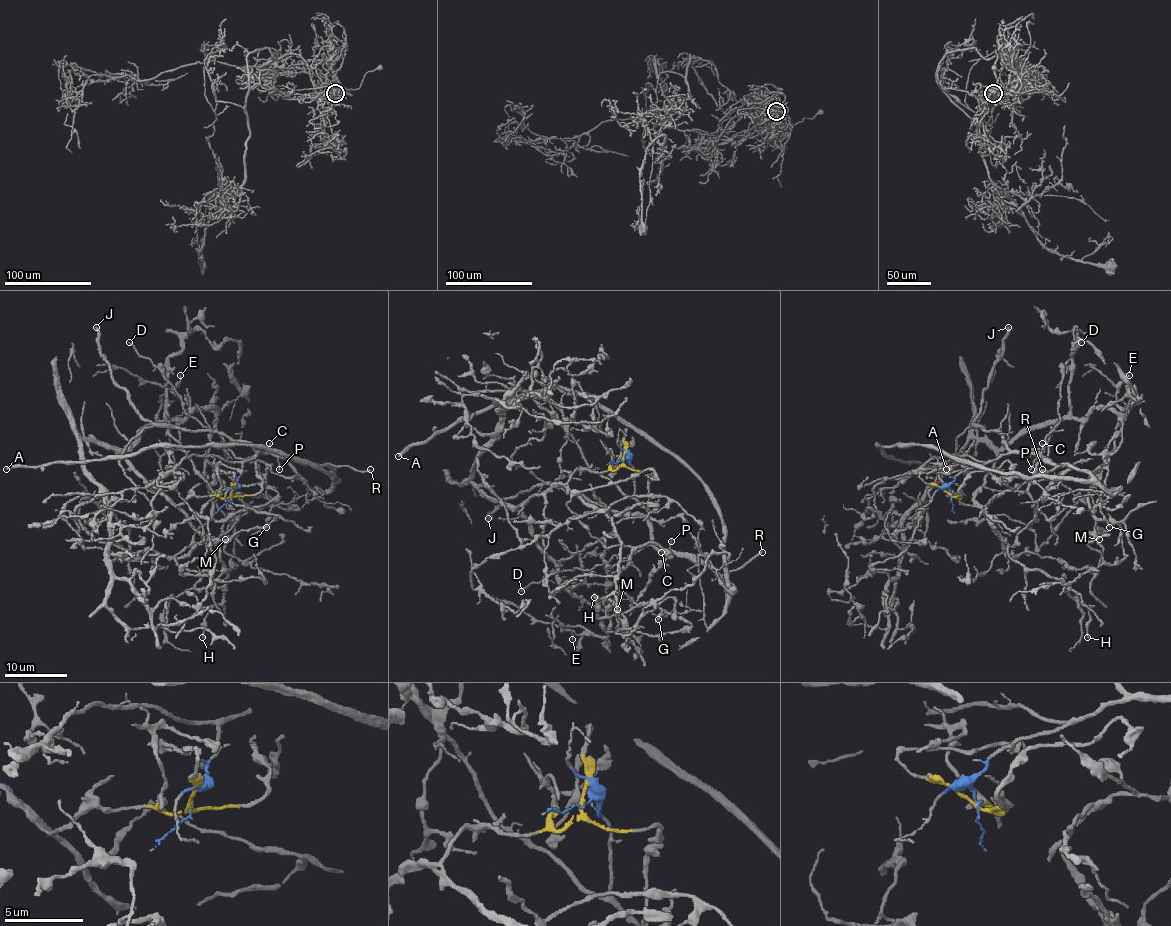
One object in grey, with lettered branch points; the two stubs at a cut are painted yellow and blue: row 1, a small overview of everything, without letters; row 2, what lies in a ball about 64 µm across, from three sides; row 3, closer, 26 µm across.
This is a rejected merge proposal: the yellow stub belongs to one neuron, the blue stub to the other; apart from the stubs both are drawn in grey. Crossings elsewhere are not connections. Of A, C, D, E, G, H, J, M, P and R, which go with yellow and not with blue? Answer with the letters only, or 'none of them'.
E, G, H, M

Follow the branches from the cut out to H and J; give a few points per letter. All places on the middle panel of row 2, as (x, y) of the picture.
H: (623, 461), (614, 470), (578, 469), (567, 487), (611, 518), (620, 543), (616, 590), (606, 598), (594, 598)
J: (623, 461), (628, 459), (633, 469), (634, 495), (647, 518), (602, 508), (552, 484), (519, 492), (488, 518)

